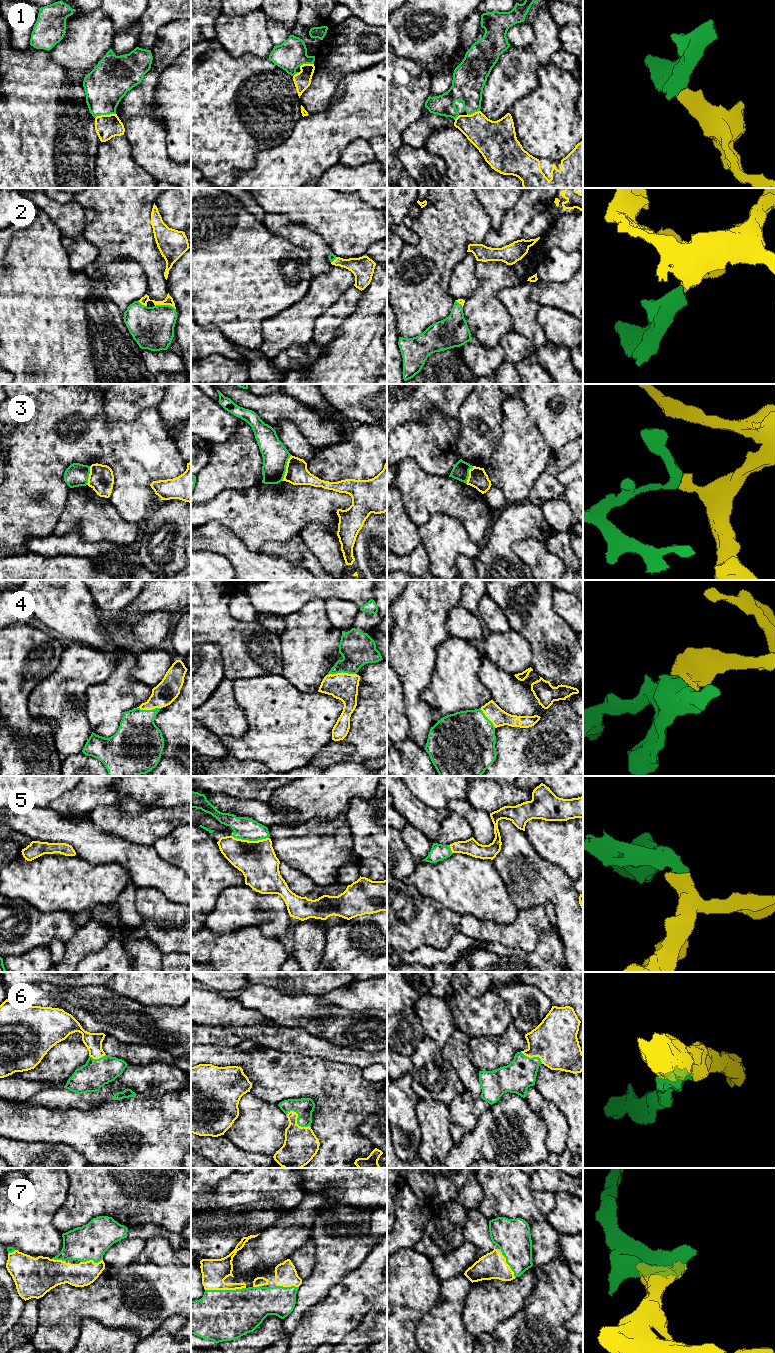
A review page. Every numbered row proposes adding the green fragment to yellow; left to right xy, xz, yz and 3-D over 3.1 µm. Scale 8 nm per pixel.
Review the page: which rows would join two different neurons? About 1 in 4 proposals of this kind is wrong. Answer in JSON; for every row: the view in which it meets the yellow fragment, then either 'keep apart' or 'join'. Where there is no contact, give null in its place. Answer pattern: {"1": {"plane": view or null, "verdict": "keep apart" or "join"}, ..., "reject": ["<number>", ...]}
{"1": {"plane": "xy", "verdict": "keep apart"}, "2": {"plane": "xy", "verdict": "join"}, "3": {"plane": "xz", "verdict": "keep apart"}, "4": {"plane": "xz", "verdict": "join"}, "5": {"plane": "xz", "verdict": "join"}, "6": {"plane": "xz", "verdict": "join"}, "7": {"plane": "xz", "verdict": "join"}, "reject": ["1", "3"]}

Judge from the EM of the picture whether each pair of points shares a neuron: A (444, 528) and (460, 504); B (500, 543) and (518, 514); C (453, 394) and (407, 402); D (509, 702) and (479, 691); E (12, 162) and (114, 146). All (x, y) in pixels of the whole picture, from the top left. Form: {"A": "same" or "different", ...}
{"A": "different", "B": "same", "C": "same", "D": "different", "E": "different"}

